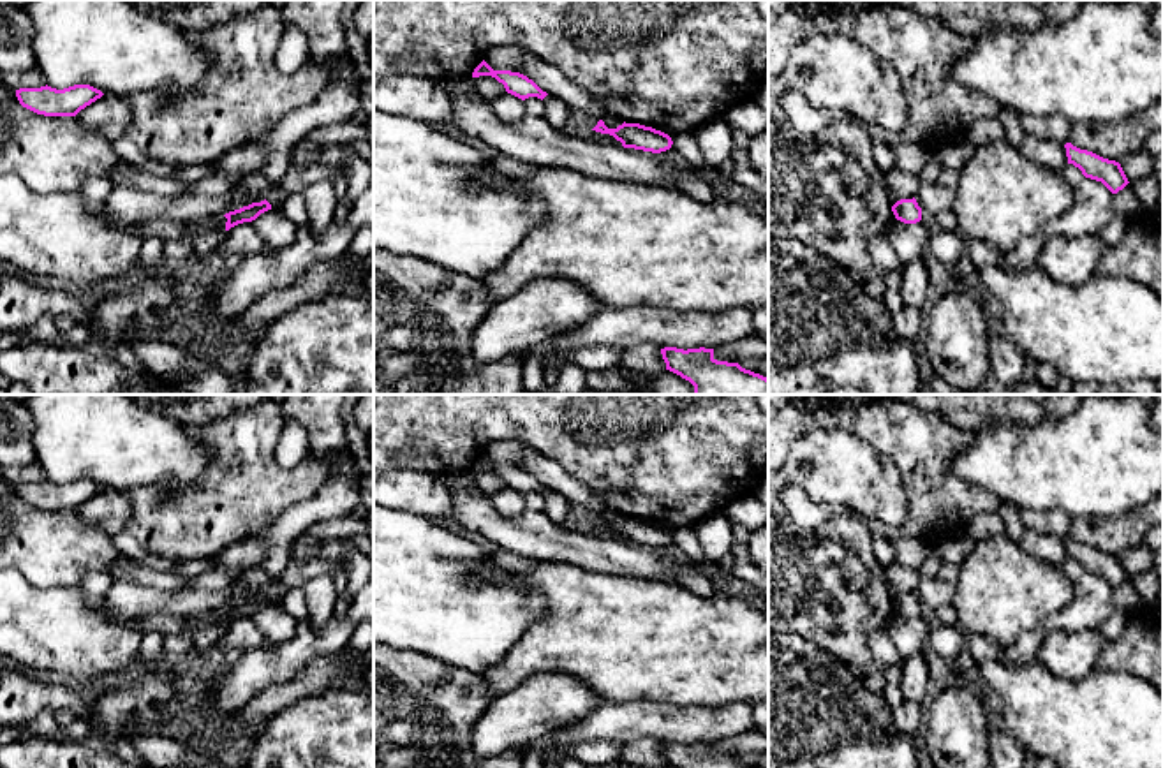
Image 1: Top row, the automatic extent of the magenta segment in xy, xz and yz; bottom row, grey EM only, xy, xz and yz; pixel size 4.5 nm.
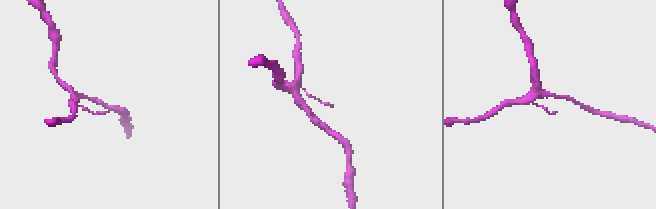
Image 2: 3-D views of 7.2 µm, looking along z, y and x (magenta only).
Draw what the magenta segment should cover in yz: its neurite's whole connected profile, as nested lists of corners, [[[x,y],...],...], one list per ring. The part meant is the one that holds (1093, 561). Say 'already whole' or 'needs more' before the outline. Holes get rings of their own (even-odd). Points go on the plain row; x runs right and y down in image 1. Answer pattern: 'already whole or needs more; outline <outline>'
already whole; outline [[[1066,537],[1064,543],[1068,558],[1078,562],[1085,572],[1101,576],[1112,588],[1117,588],[1130,578],[1119,557],[1080,544],[1071,537]]]

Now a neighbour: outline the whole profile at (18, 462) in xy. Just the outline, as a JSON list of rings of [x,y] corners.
[[[0,396],[0,472],[2,479],[19,483],[46,481],[33,449],[33,419],[25,403]]]

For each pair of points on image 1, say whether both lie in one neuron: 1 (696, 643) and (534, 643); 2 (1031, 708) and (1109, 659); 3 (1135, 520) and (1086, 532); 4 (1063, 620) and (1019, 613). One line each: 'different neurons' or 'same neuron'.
1: same neuron
2: different neurons
3: same neuron
4: different neurons

